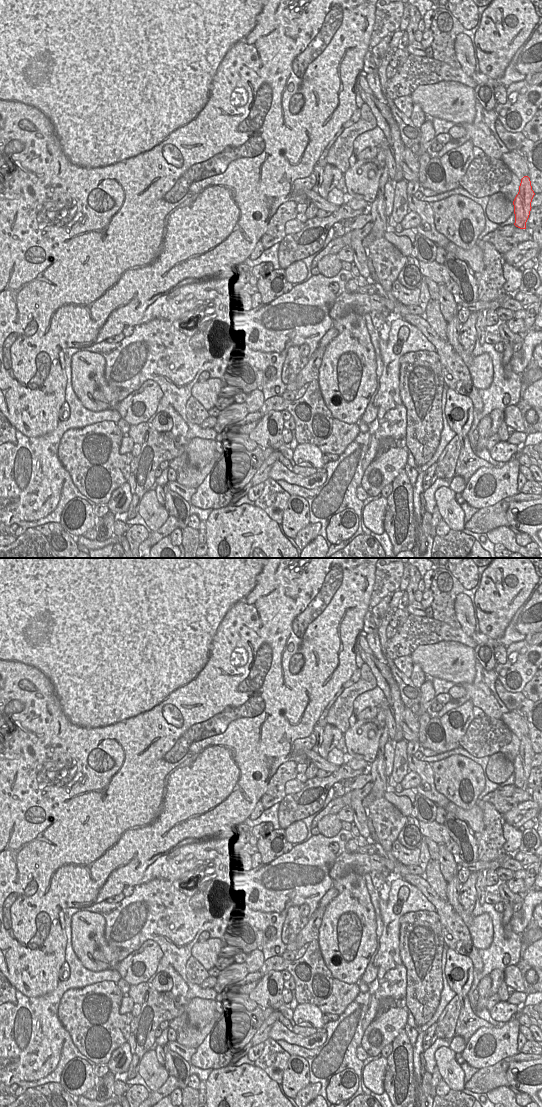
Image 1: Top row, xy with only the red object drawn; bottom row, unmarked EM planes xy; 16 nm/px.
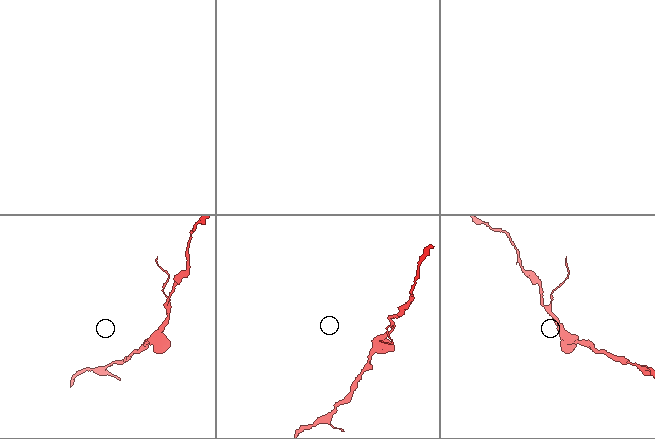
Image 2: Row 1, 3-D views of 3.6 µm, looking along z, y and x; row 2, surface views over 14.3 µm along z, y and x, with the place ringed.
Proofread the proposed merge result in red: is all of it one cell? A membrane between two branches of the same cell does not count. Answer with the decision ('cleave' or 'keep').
cleave

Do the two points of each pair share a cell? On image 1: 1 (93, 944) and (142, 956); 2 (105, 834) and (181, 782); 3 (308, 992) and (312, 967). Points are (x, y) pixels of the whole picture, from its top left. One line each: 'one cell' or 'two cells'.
1: one cell
2: one cell
3: one cell

